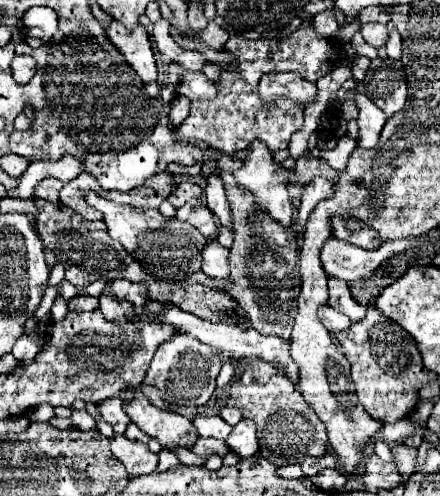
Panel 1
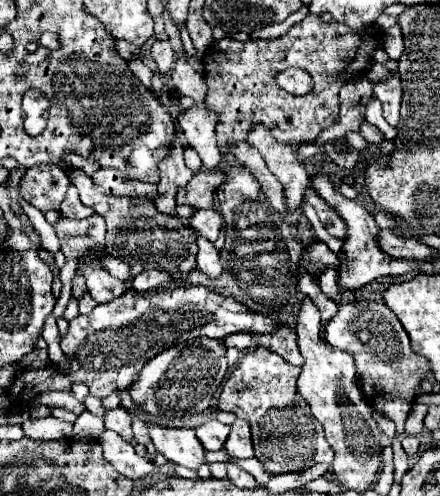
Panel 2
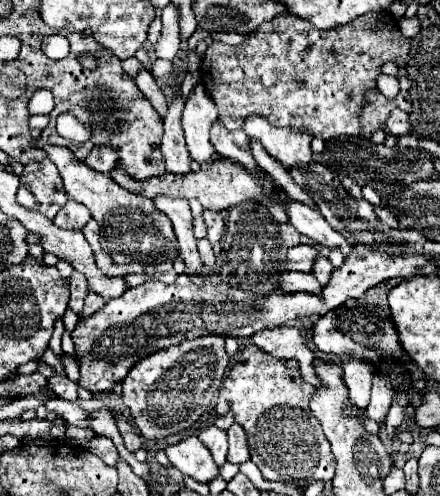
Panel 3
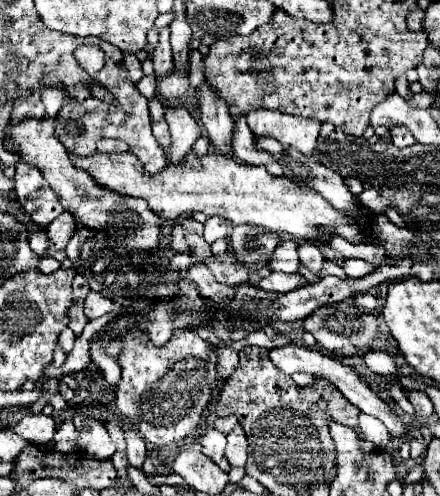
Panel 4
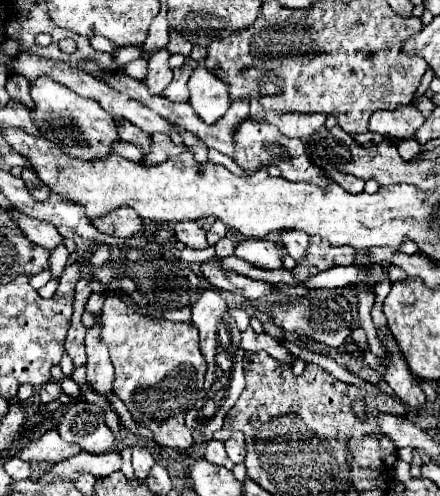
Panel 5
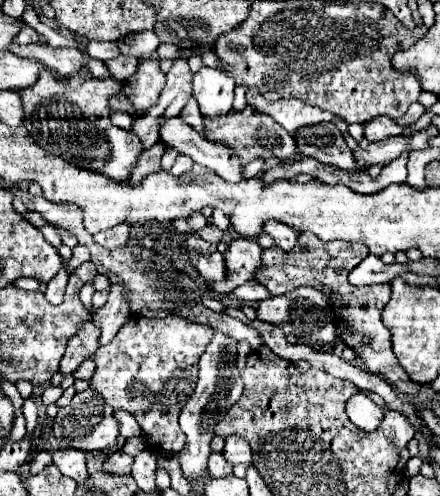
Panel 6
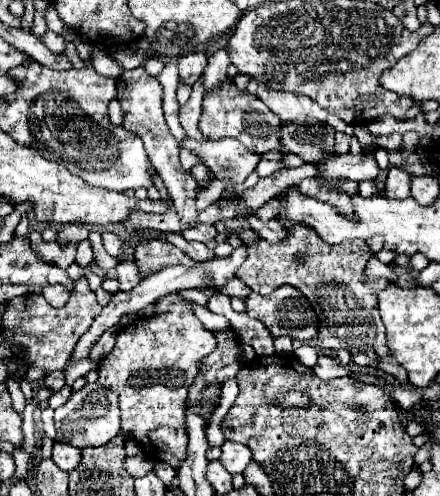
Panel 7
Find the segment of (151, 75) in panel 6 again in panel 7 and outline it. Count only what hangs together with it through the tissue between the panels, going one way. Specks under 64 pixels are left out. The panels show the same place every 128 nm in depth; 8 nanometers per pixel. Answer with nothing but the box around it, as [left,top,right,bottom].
[116,66,198,224]

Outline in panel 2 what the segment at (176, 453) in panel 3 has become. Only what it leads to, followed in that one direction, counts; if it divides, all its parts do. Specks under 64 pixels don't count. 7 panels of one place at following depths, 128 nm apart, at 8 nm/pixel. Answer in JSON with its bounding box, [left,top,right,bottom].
[148,424,206,470]

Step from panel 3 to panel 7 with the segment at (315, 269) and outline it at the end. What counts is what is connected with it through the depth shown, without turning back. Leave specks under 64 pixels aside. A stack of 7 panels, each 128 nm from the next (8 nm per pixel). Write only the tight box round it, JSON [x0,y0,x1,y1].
[246,216,286,242]

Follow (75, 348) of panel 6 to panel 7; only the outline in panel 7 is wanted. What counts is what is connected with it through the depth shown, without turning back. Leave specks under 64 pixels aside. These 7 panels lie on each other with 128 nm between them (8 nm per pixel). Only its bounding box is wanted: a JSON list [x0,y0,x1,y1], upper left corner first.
[44,332,116,392]

